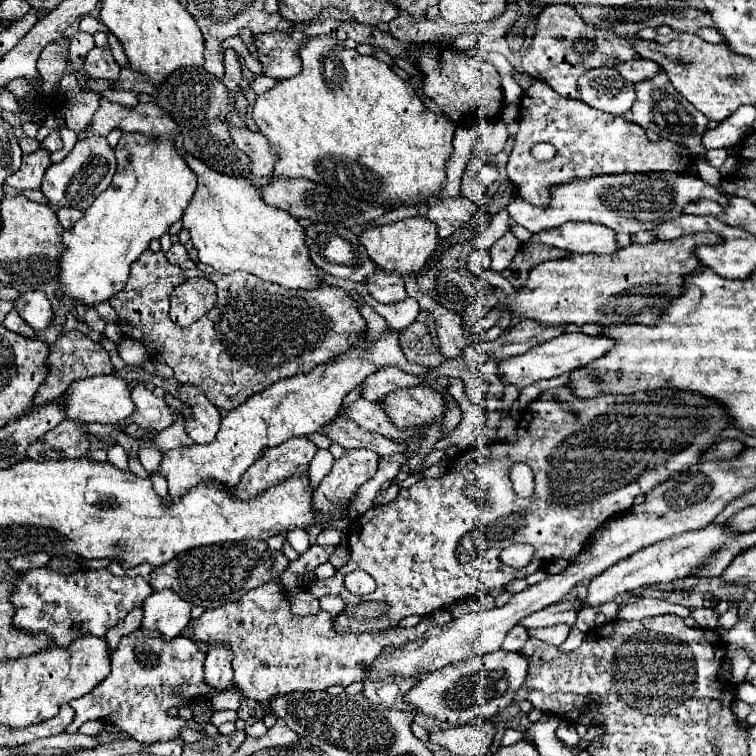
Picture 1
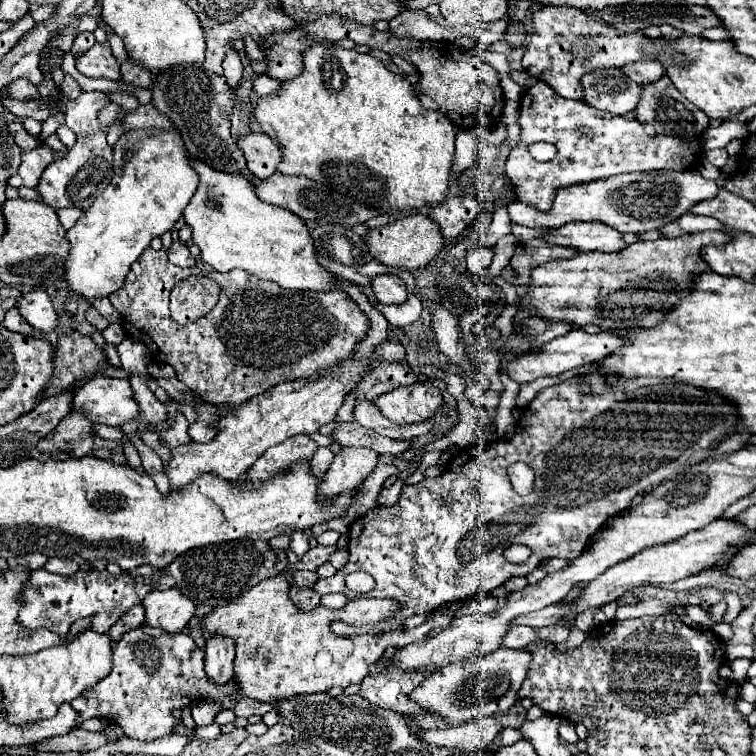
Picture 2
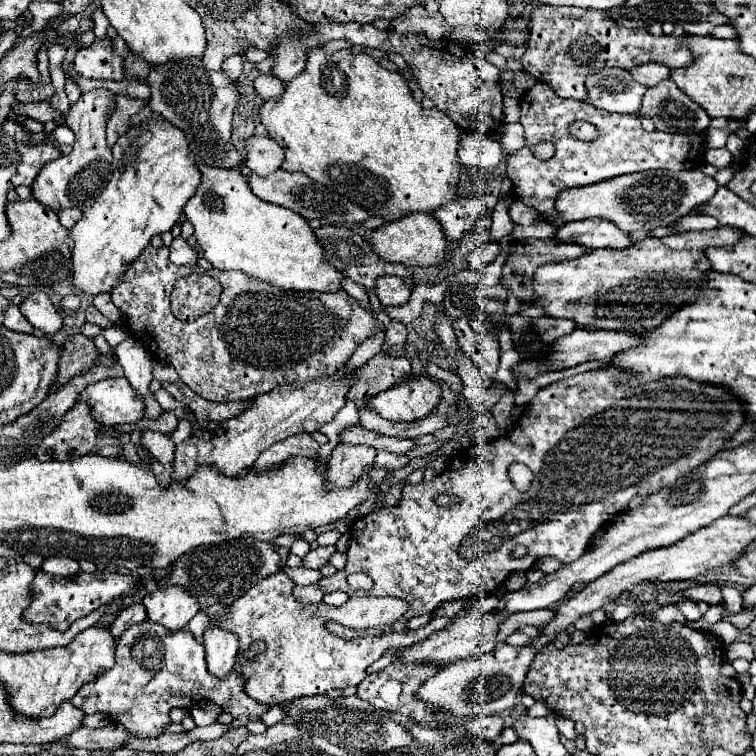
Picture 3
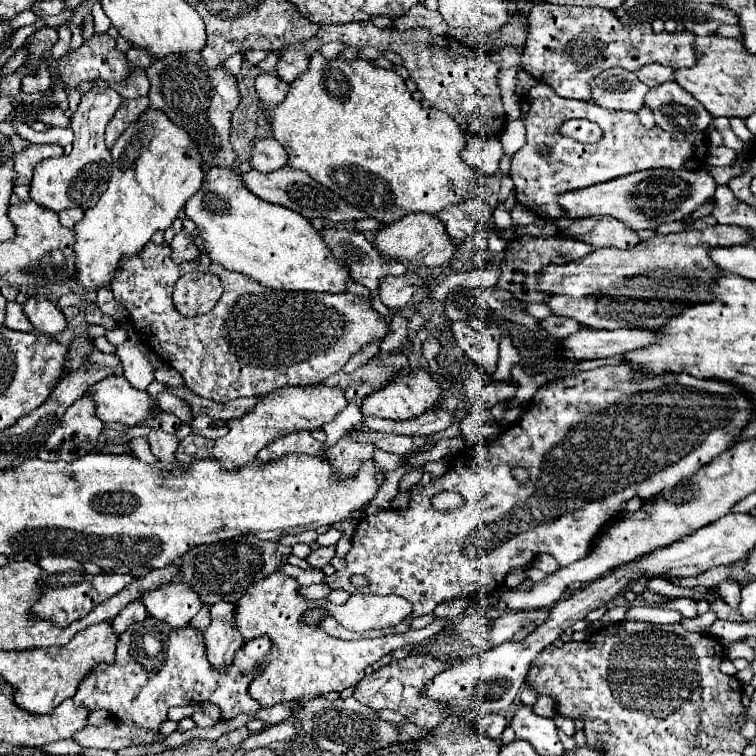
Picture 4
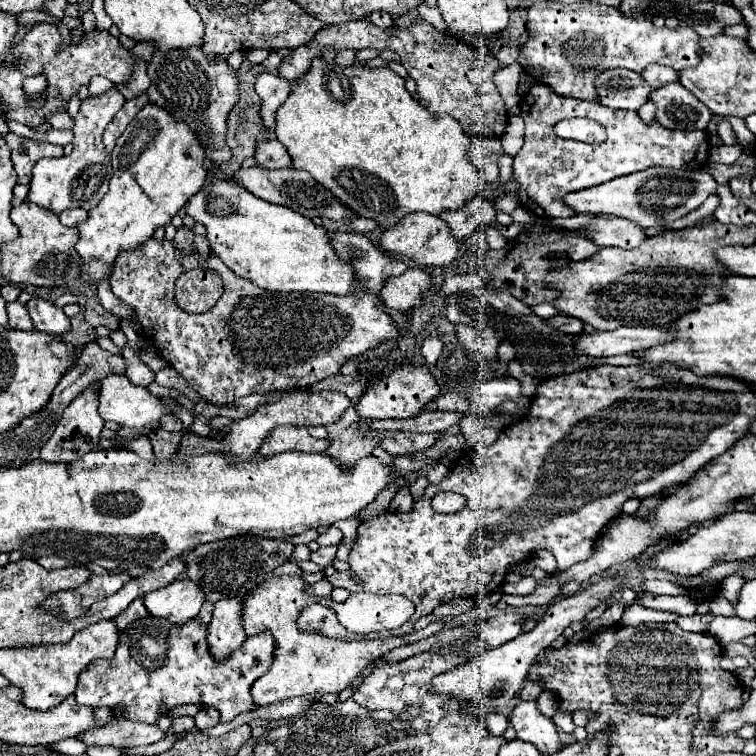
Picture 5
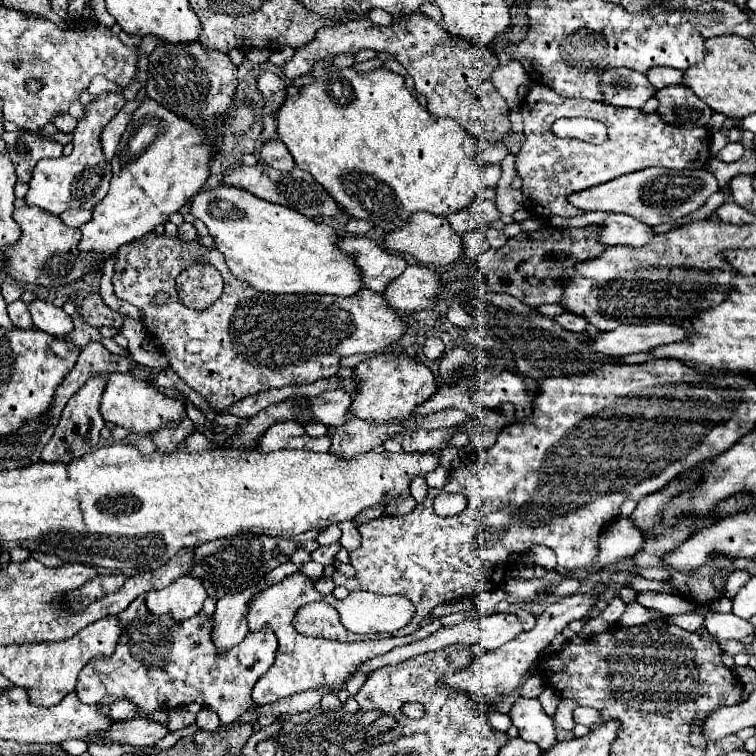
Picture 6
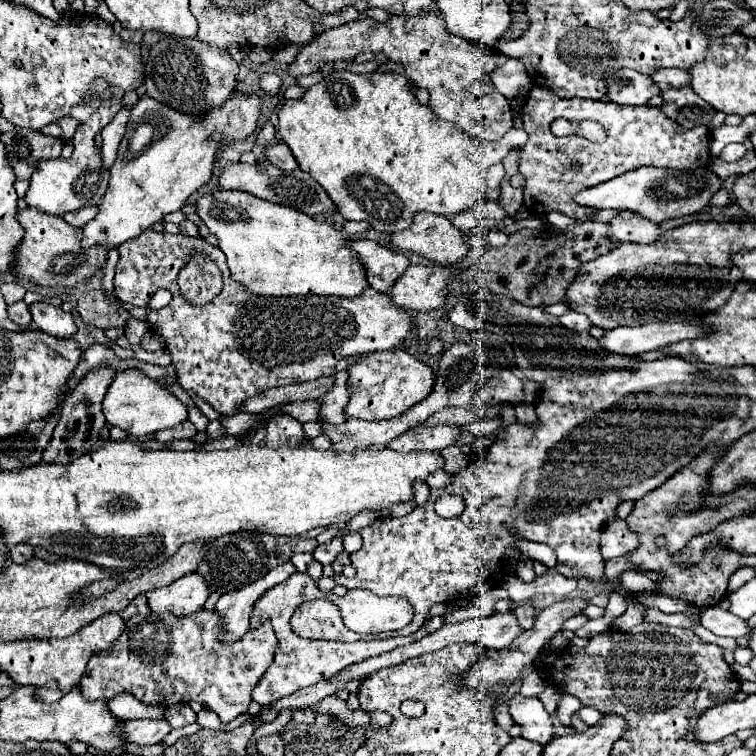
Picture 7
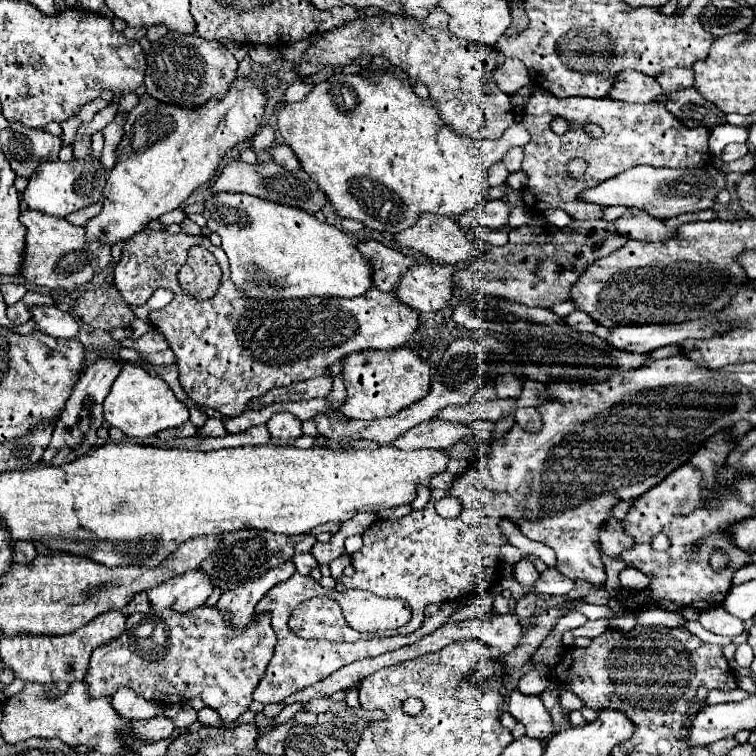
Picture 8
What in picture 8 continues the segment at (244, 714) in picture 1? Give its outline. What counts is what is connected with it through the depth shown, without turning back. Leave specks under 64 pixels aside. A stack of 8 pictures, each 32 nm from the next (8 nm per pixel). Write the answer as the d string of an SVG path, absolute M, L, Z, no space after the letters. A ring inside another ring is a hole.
M202 604L200 608L194 608L192 612L184 614L178 614L172 608L144 616L140 612L134 612L132 616L128 616L126 632L120 638L92 652L90 668L84 680L90 684L90 696L94 698L112 696L120 686L130 686L142 698L160 704L186 702L198 696L204 700L206 706L218 710L222 722L232 722L250 708L254 688L260 682L260 676L266 672L268 660L274 652L274 644L276 636L266 614L258 614L248 626L244 626L244 630L238 630L236 626L232 626L230 616L226 612L208 604Z

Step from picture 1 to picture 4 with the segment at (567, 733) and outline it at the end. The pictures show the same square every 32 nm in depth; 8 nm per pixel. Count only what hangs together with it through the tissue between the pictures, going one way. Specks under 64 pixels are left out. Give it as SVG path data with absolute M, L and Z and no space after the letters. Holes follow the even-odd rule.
M556 714L556 716L554 716L554 724L558 726L558 730L562 730L562 732L568 734L568 736L572 736L572 734L576 732L576 728L574 728L574 720L572 720L572 718L566 718L566 716Z

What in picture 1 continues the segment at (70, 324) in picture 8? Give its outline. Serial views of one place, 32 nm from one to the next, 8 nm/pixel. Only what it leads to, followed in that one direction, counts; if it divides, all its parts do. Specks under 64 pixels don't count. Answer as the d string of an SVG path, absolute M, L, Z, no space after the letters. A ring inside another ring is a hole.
M24 292L16 298L16 310L34 330L46 330L54 324L54 312L44 292Z

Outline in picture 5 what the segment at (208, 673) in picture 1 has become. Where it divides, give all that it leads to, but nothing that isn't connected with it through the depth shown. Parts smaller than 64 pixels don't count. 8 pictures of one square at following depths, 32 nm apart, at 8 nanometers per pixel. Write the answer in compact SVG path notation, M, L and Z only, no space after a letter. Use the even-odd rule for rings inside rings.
M234 596L214 604L212 622L208 628L208 644L216 660L224 660L234 648L238 648L246 640L242 624L244 600L246 596Z

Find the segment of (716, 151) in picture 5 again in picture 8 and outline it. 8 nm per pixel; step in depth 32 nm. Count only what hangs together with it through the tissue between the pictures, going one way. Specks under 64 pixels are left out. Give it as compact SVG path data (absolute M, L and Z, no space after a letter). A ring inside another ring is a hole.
M742 142L742 144L728 144L724 150L722 150L722 162L734 162L742 156L748 154L748 146Z

